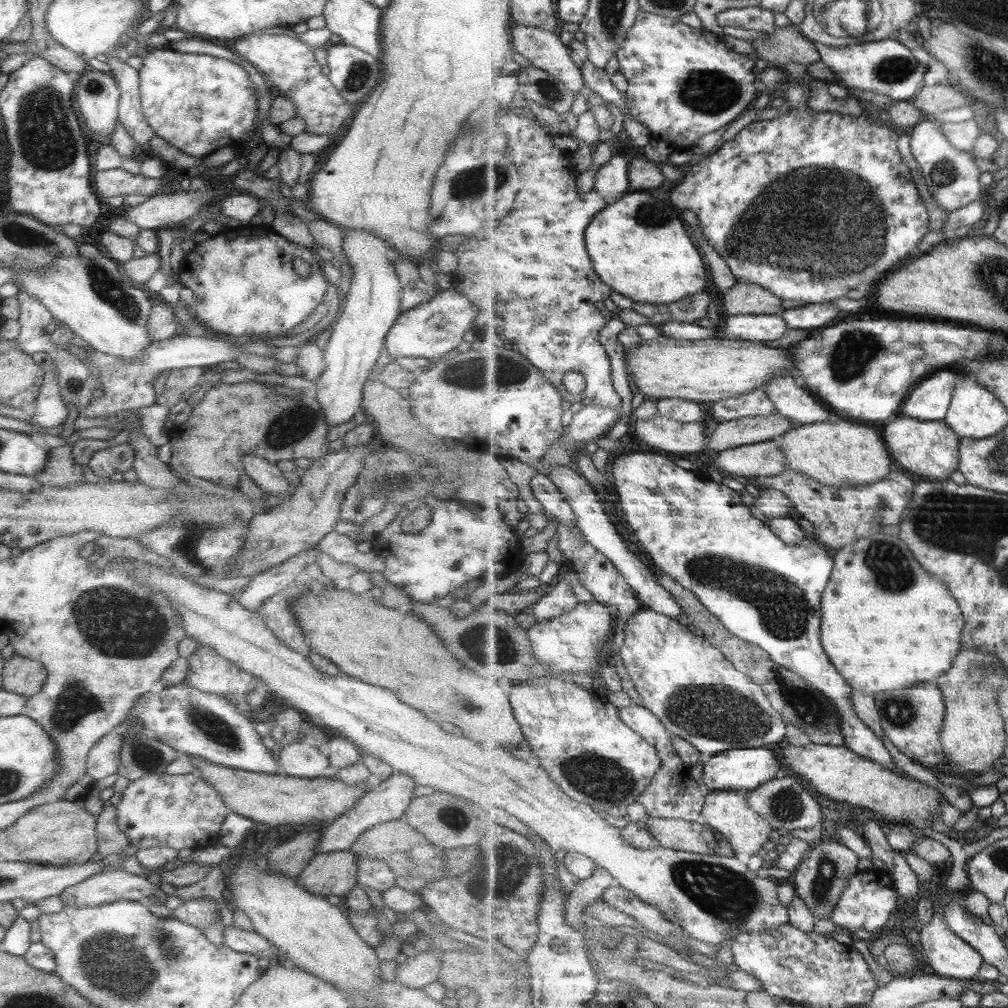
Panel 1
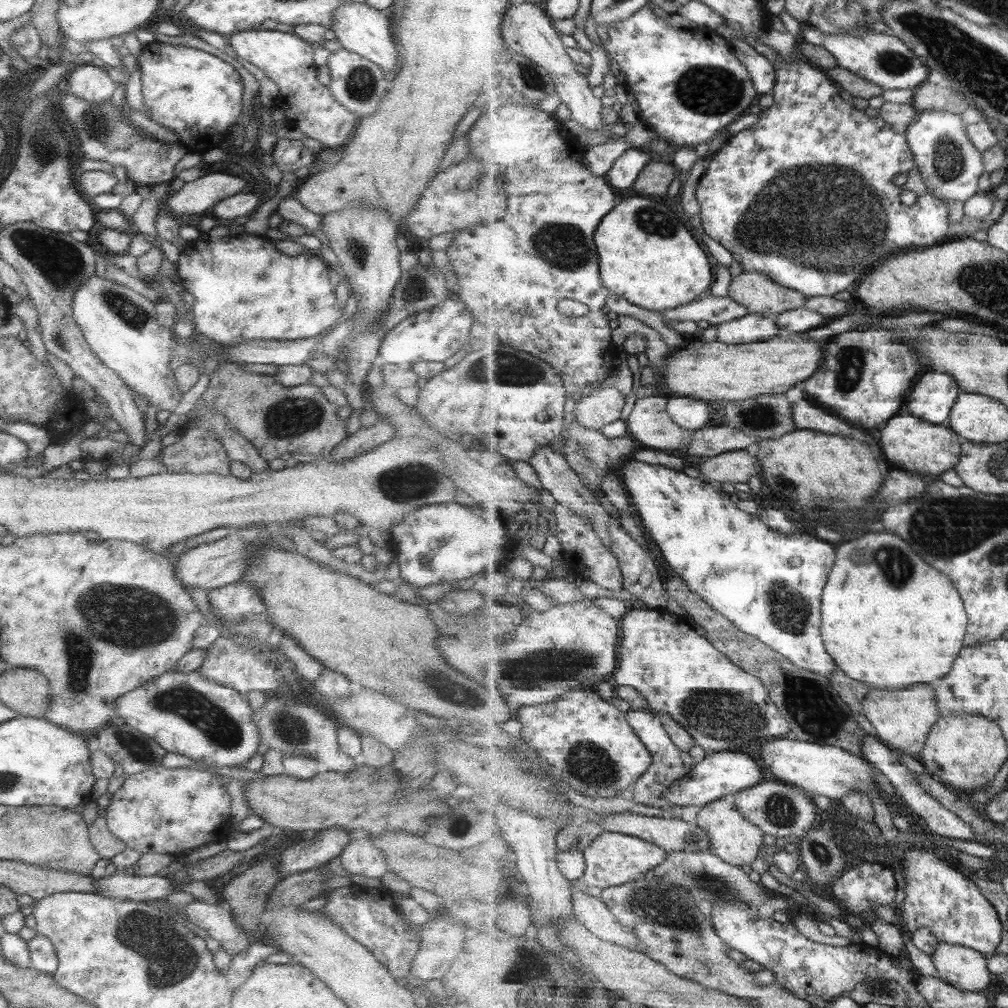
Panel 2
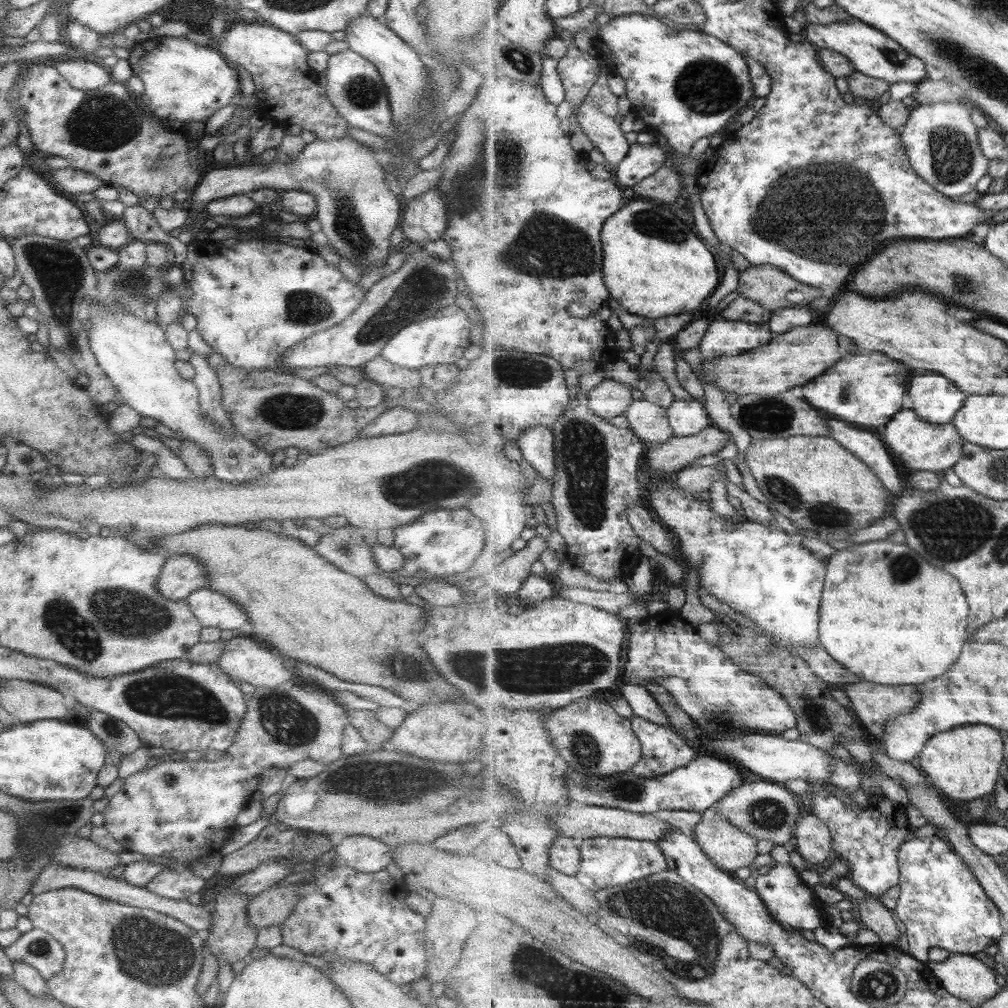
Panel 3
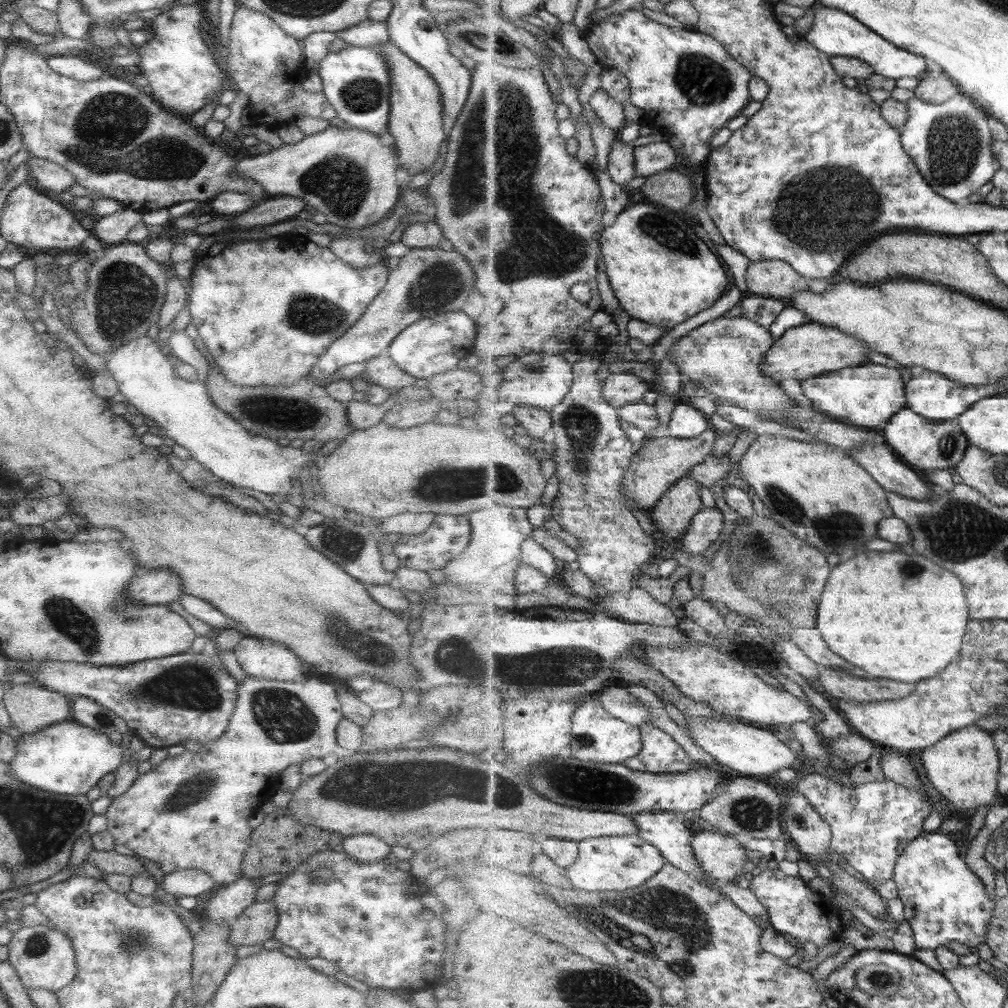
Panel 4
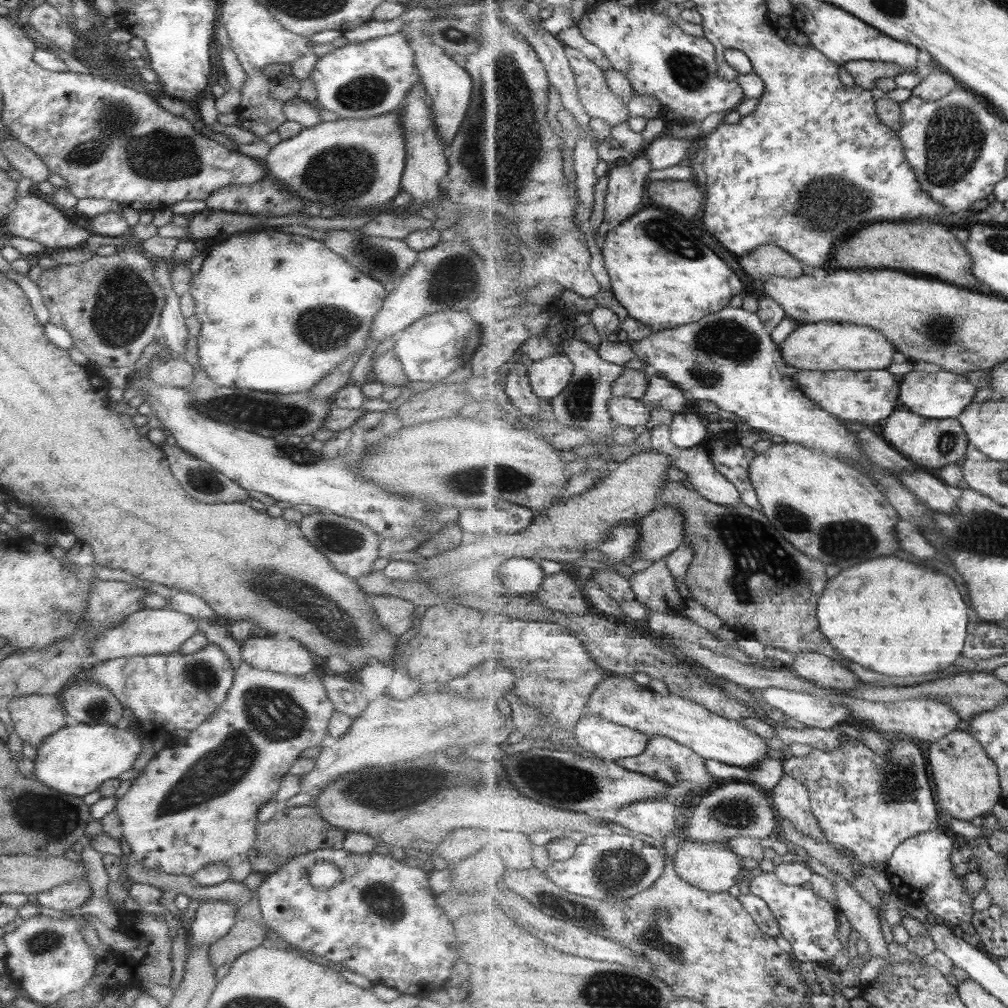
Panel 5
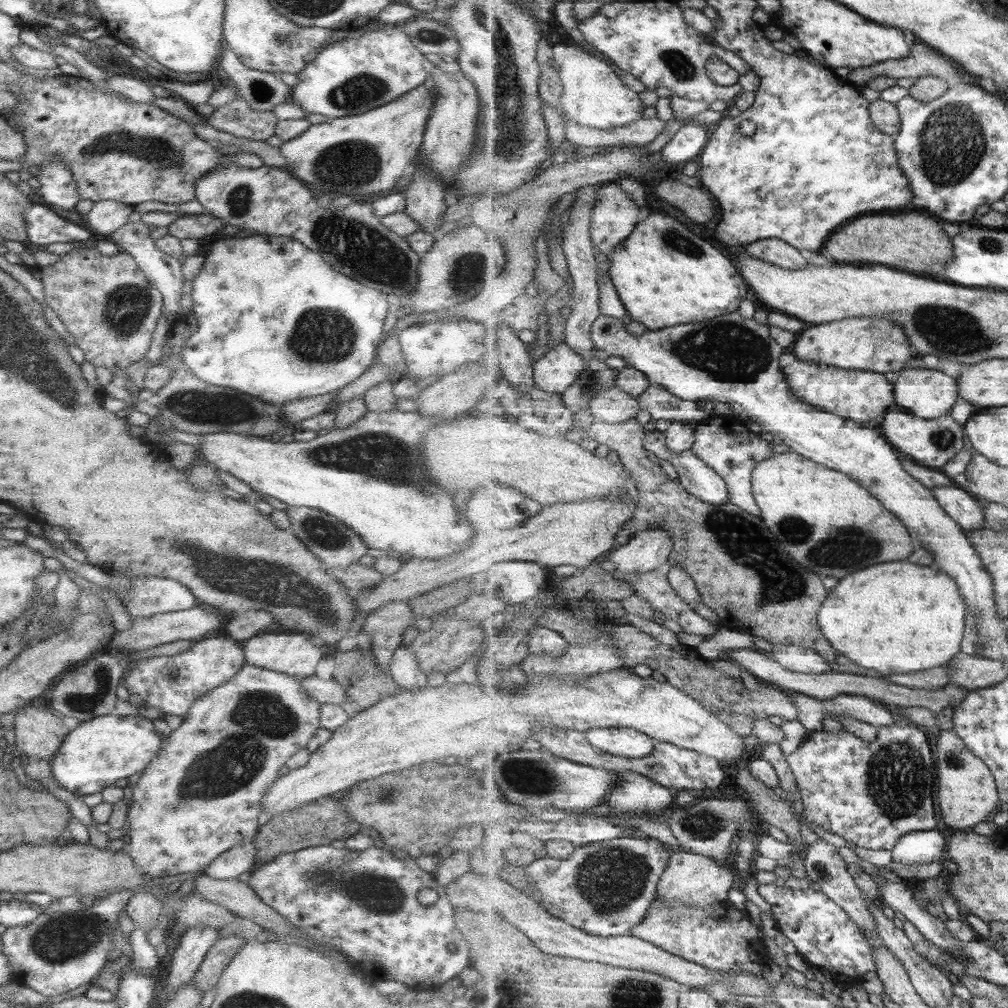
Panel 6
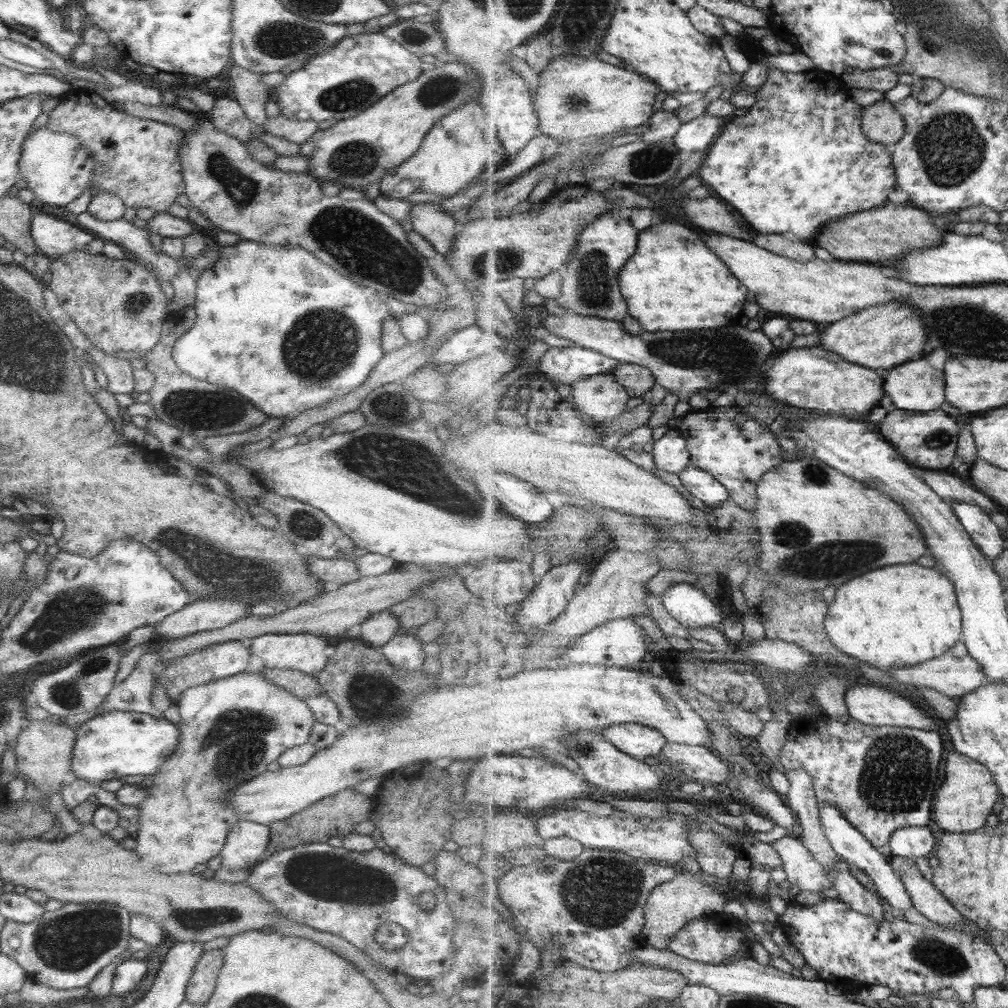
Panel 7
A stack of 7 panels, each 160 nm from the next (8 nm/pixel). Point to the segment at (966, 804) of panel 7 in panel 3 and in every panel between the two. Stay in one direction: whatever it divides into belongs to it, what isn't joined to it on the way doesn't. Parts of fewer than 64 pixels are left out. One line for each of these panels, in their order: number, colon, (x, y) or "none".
3: (964, 763)
4: (964, 767)
5: (968, 783)
6: (967, 793)

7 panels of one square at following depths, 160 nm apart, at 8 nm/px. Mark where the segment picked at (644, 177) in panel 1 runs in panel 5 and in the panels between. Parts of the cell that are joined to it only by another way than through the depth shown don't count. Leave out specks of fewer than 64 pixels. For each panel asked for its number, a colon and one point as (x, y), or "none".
2: (655, 180)
3: (665, 185)
4: (675, 190)
5: (685, 197)

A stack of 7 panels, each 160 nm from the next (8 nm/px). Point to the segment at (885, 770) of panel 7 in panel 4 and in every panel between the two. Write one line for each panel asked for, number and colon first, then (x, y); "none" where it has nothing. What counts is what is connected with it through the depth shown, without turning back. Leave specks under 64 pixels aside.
4: (872, 824)
5: (868, 803)
6: (871, 793)

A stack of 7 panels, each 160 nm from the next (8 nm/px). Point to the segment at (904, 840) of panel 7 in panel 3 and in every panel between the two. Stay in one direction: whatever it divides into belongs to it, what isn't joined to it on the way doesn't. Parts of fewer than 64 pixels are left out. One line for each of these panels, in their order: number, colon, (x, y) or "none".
3: (942, 903)
4: (944, 901)
5: (923, 863)
6: (917, 848)

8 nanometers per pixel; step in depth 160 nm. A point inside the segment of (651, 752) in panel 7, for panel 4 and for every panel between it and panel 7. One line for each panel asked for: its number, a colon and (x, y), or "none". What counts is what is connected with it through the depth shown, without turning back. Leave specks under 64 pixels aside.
4: (597, 736)
5: (598, 737)
6: (627, 742)

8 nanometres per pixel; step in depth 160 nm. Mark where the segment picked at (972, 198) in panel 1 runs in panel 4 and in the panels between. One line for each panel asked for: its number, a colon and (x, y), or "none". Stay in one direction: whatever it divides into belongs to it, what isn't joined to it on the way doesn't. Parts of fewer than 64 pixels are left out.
2: (952, 165)
3: (941, 139)
4: (951, 143)

